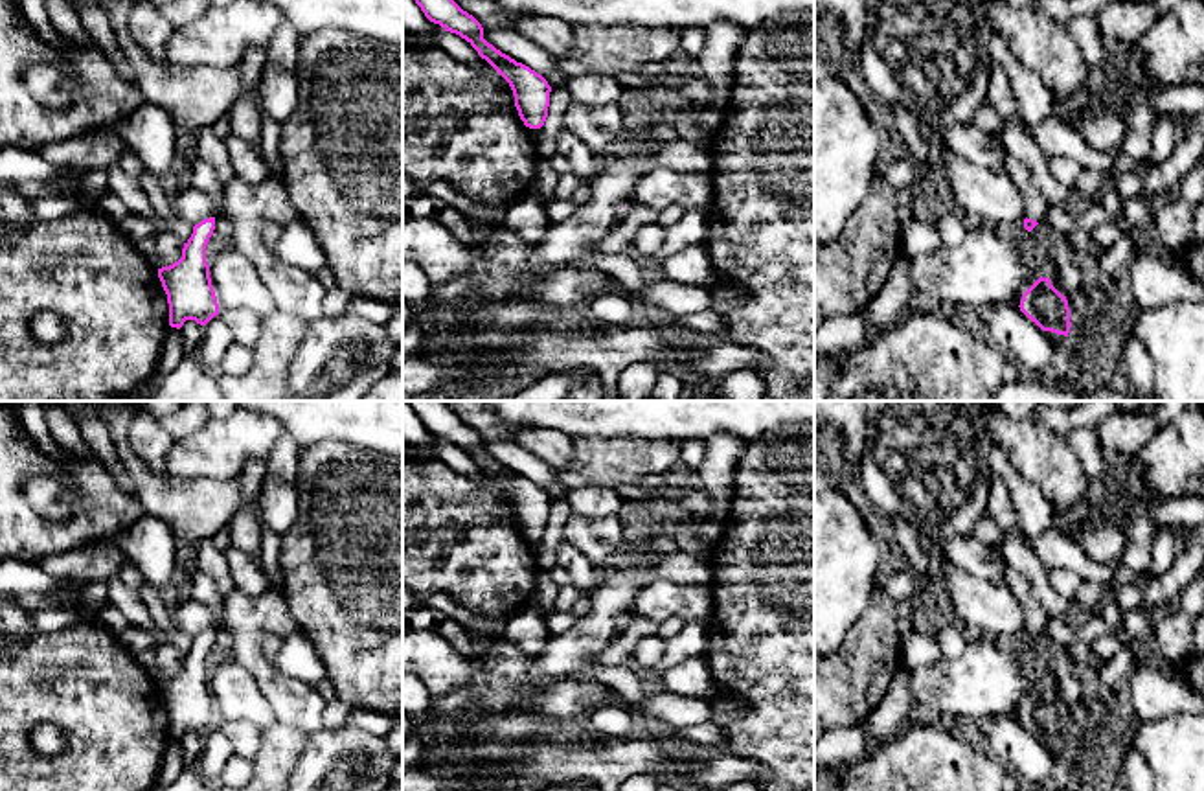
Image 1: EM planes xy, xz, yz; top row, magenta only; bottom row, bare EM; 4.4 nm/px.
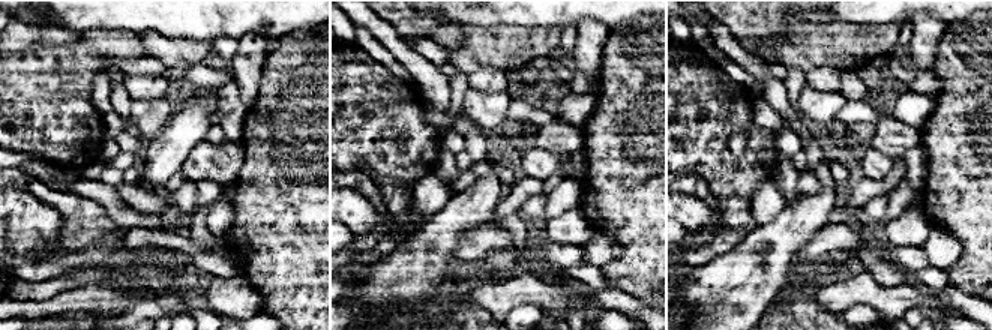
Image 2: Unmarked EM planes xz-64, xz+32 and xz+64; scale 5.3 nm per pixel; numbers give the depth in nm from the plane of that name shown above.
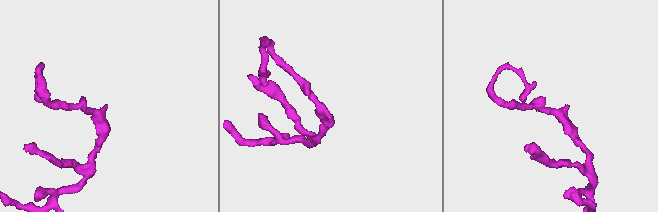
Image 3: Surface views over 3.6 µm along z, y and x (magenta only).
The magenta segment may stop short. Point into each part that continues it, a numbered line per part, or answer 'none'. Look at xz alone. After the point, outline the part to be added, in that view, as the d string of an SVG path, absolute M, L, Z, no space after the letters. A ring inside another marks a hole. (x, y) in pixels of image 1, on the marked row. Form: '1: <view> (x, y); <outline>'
none

